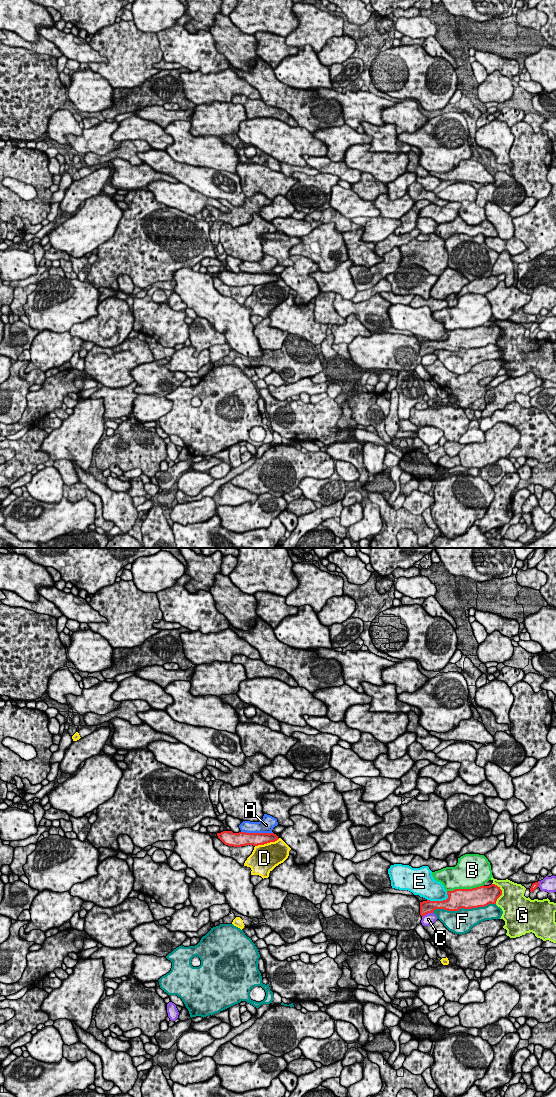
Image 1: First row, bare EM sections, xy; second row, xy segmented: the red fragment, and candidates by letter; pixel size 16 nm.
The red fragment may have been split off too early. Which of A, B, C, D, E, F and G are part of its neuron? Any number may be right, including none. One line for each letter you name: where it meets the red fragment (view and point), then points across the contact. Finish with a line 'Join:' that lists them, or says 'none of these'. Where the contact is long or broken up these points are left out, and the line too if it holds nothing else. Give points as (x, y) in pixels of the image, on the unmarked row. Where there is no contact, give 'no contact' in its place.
Join: none of these

